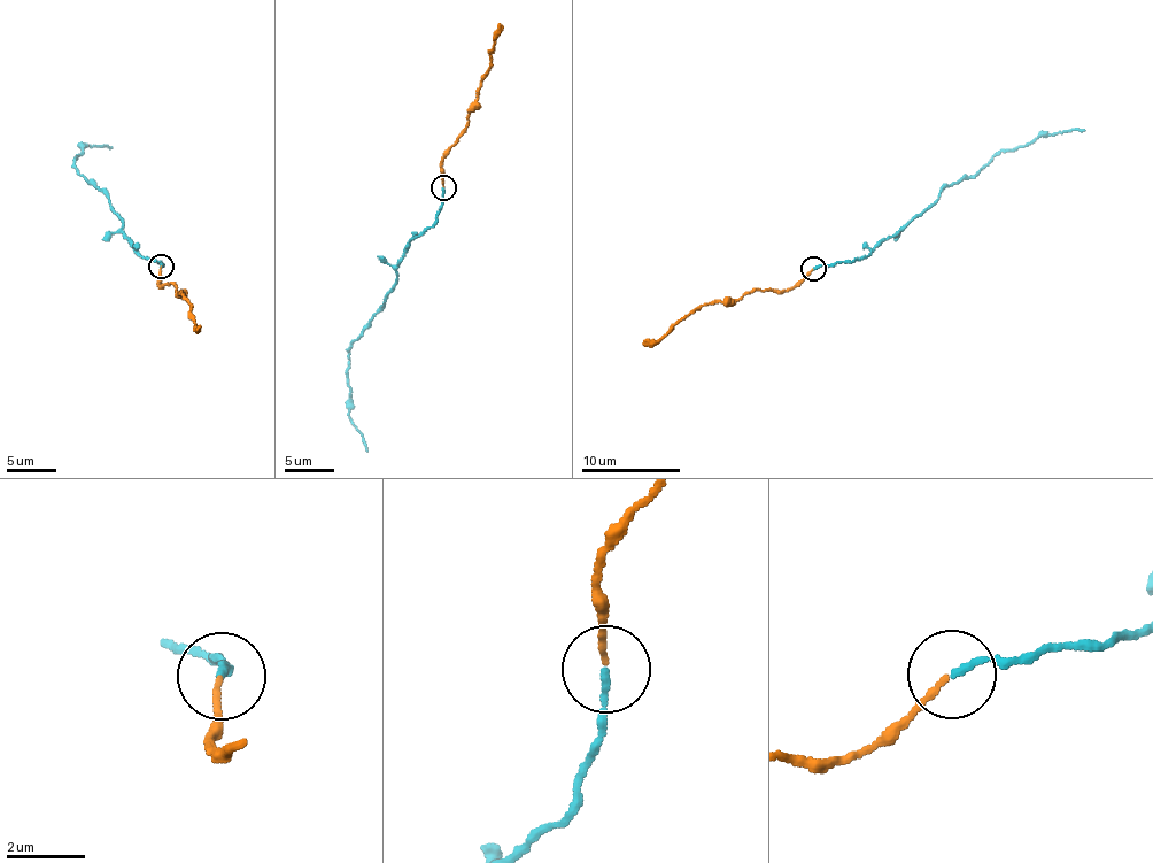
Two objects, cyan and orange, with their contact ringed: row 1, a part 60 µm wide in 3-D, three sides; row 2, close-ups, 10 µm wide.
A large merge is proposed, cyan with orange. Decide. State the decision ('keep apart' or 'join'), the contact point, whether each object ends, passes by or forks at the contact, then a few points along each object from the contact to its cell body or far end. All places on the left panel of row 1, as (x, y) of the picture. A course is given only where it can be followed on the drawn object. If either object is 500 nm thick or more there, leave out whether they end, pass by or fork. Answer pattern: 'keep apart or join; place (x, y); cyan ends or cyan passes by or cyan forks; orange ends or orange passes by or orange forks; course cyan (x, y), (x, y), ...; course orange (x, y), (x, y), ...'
join; place (161, 267); cyan ends; orange ends; course cyan (161, 266), (142, 259), (129, 243), (124, 223), (108, 199), (89, 184), (74, 163), (82, 146), (111, 147); course orange (161, 266), (159, 285), (171, 283), (191, 308), (188, 313), (198, 329)

